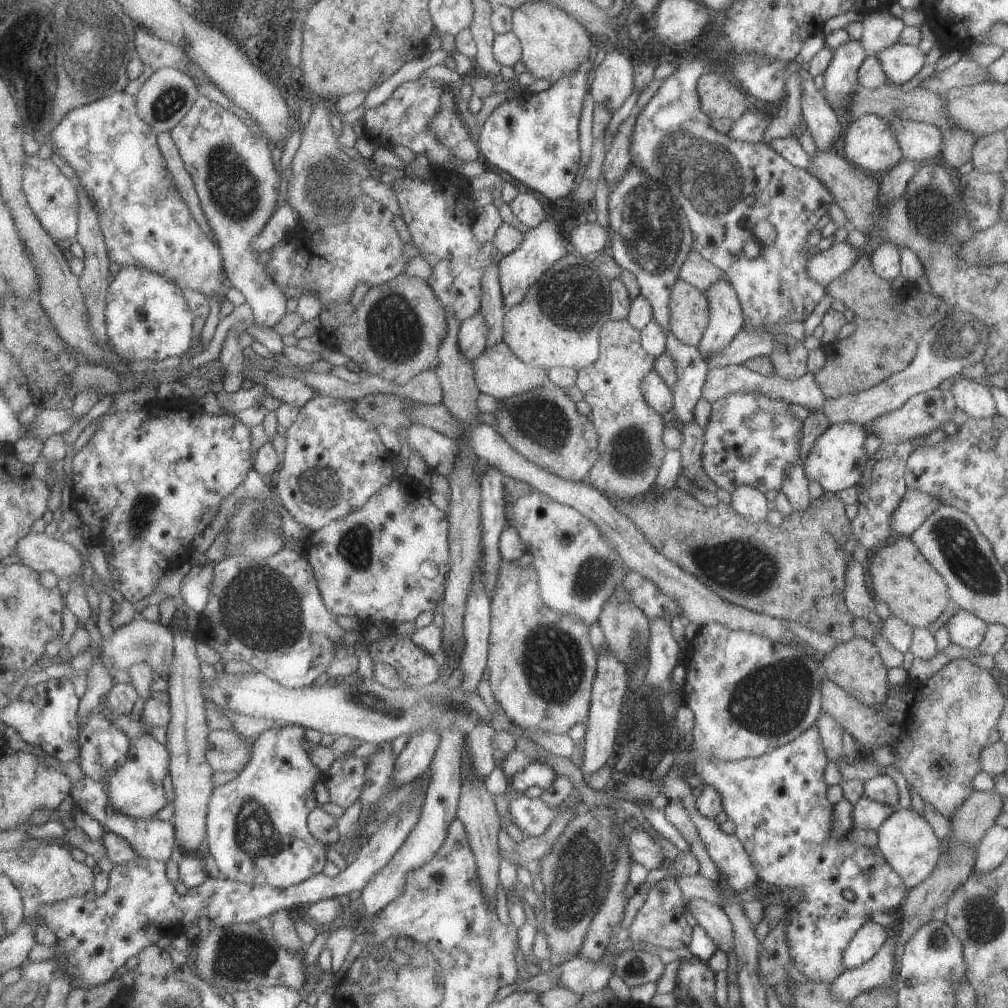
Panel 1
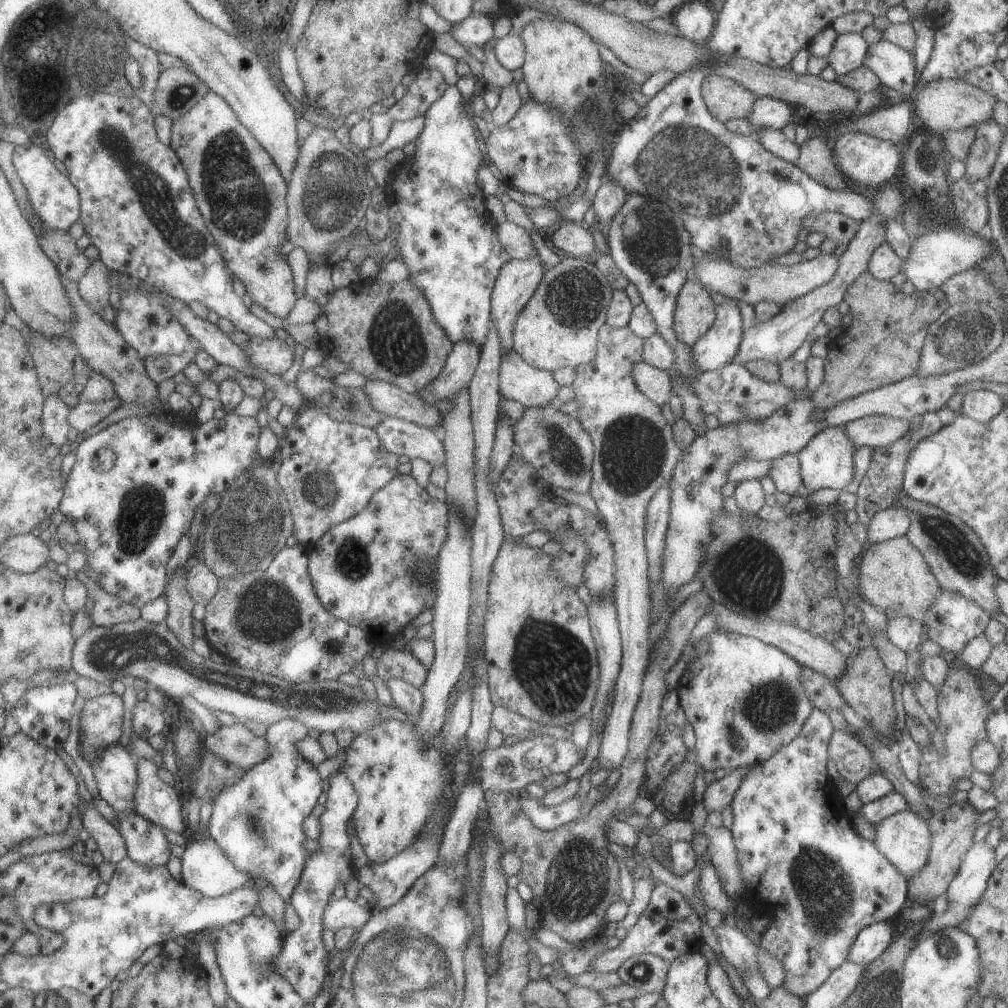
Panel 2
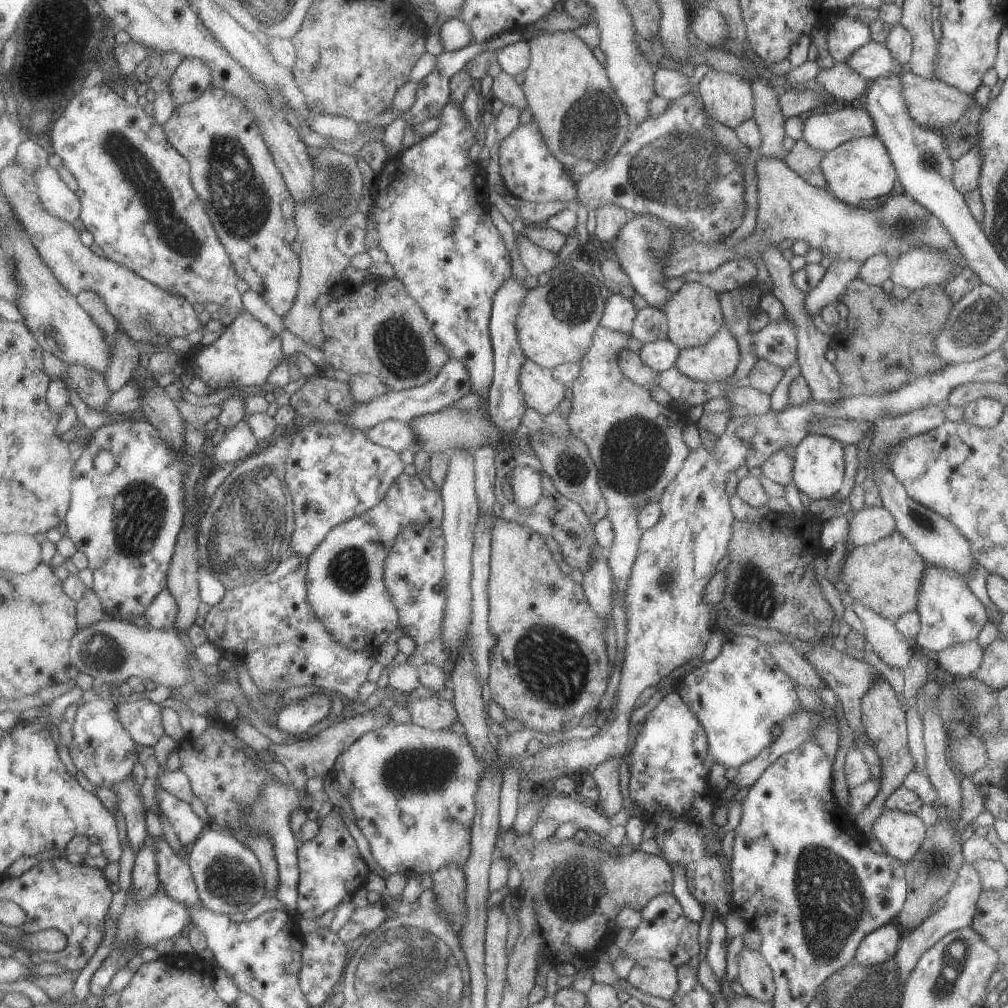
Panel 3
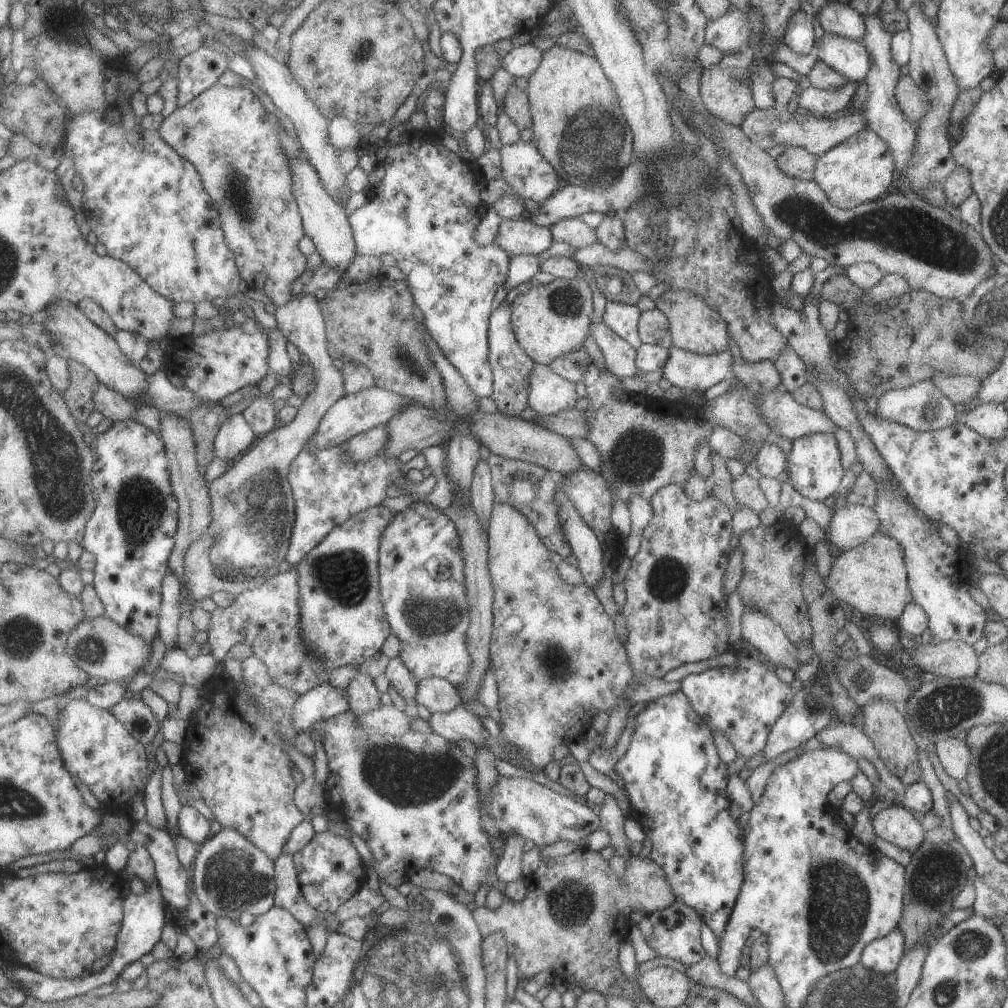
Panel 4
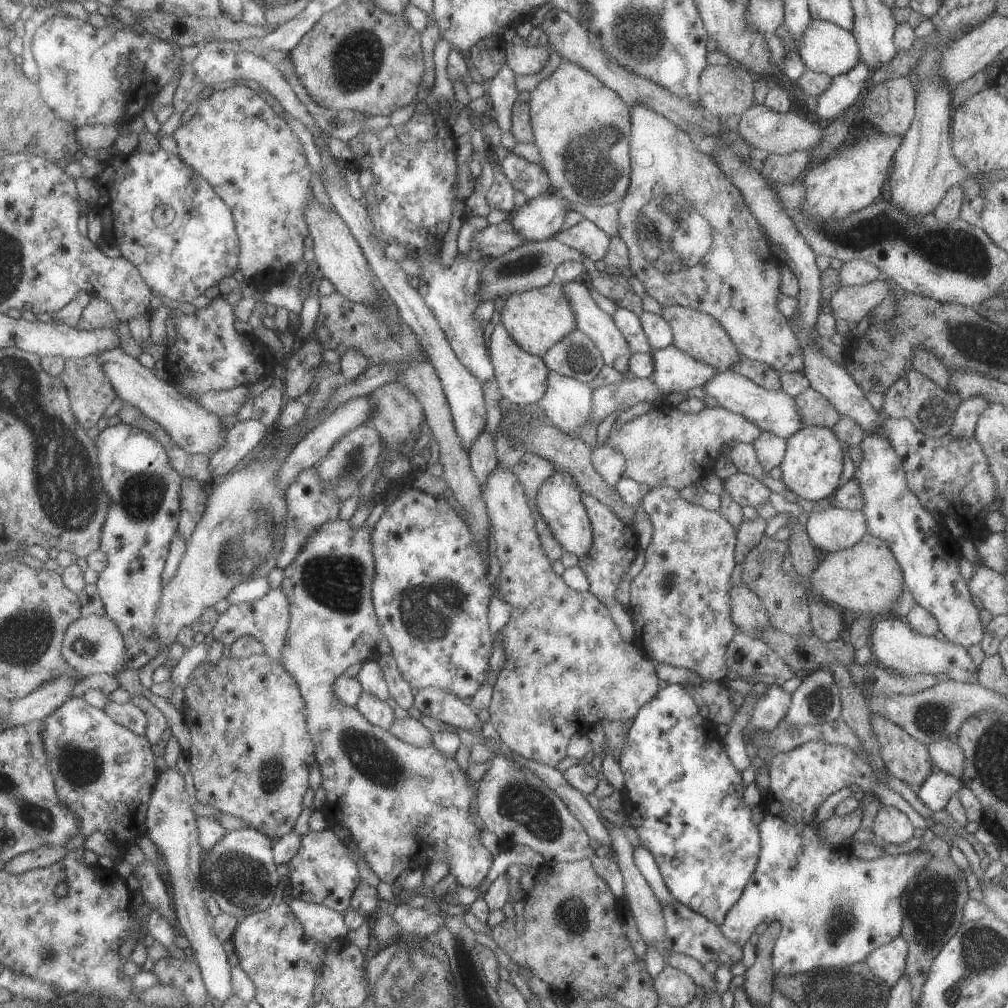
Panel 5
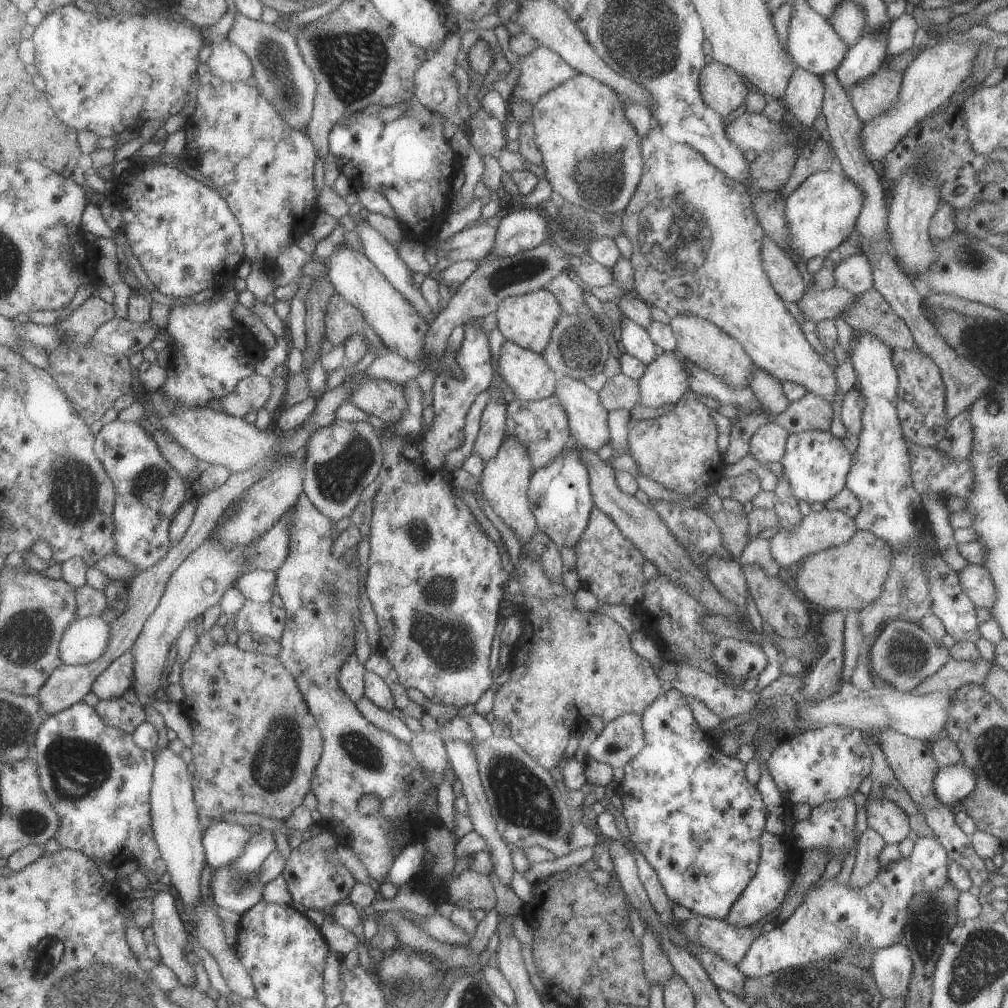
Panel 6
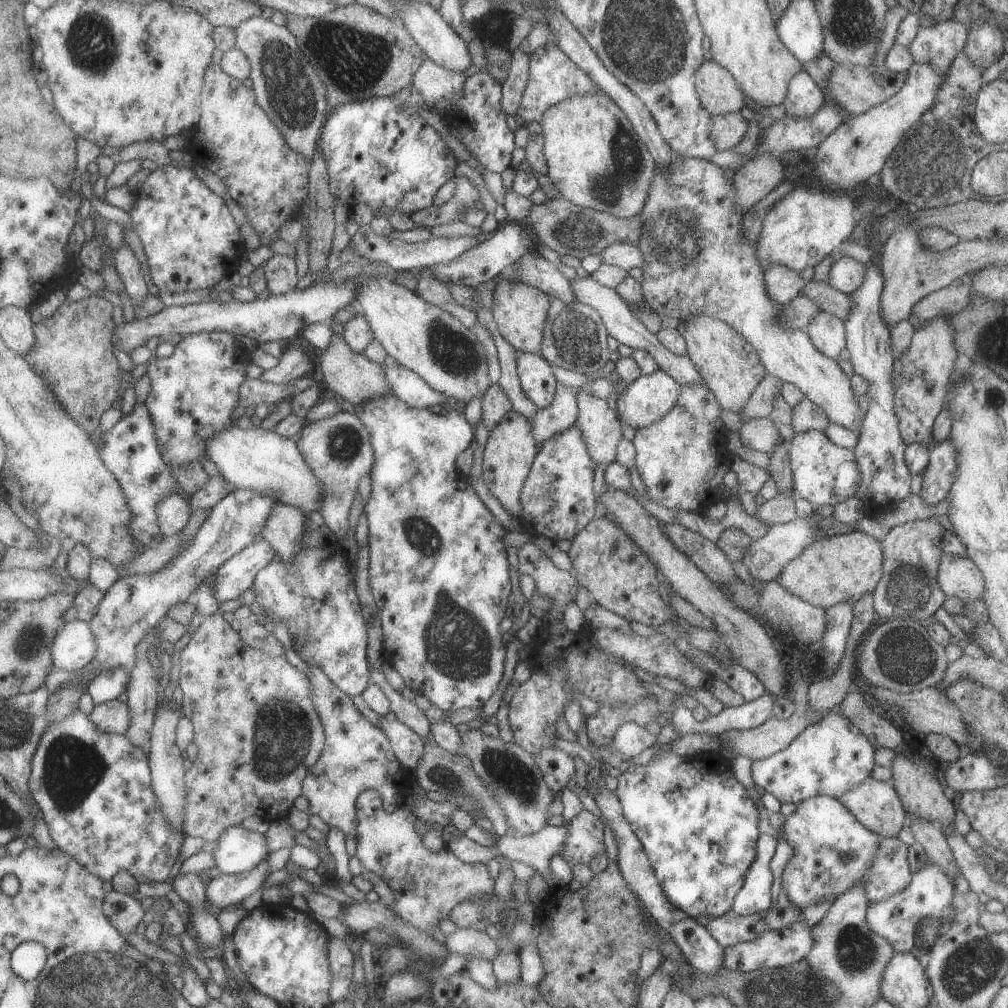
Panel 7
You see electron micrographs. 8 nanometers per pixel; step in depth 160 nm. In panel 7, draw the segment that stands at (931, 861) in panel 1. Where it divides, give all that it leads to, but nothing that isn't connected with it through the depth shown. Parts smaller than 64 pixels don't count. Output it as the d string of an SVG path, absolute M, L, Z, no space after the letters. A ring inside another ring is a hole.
M870 775L836 800L853 814L859 824L877 836L896 837L907 824L907 815L891 784L874 780Z

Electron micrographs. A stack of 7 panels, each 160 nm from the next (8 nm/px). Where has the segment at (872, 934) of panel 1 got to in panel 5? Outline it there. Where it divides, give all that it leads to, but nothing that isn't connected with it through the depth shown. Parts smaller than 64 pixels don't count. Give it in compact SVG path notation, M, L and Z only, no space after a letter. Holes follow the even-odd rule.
M901 936L877 946L864 961L869 971L890 988L904 976L906 946Z

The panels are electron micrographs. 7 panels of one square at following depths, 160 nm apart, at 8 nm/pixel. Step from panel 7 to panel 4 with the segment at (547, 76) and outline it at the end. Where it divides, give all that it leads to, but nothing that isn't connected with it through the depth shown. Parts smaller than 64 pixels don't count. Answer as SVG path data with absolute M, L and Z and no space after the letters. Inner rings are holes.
M532 43L515 46L503 56L502 68L514 78L528 79L535 72L535 68L539 66L541 54L542 52Z

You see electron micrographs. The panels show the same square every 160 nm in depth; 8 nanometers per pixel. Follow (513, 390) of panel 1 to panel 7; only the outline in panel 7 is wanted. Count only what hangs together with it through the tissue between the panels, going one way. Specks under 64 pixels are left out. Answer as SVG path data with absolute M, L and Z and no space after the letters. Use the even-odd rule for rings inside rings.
M577 389L575 400L578 412L574 425L581 432L589 458L594 464L616 463L615 446L623 429L616 410L611 410L605 400L594 398L582 389Z

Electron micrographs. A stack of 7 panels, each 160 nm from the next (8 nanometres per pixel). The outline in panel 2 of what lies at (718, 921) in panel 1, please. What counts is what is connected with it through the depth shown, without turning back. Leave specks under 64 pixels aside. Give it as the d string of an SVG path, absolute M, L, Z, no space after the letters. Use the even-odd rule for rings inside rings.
M722 922L713 929L718 940L720 954L735 968L748 994L754 1001L763 1000L769 993L769 985L758 969L758 948L743 931L735 930Z

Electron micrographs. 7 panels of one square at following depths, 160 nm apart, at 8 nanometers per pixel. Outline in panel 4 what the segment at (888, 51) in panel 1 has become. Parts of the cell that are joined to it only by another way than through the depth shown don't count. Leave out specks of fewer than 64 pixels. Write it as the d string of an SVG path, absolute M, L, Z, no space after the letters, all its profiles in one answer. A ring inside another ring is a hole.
M824 33L813 51L815 58L821 60L825 66L857 84L864 81L871 66L867 48L860 41L841 36Z

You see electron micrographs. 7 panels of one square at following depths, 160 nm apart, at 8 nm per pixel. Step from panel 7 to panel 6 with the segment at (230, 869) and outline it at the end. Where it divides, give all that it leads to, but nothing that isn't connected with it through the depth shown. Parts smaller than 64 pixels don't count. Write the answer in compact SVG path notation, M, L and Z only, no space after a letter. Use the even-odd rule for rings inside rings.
M231 821L207 822L202 834L202 847L211 870L228 867L252 837L249 830Z

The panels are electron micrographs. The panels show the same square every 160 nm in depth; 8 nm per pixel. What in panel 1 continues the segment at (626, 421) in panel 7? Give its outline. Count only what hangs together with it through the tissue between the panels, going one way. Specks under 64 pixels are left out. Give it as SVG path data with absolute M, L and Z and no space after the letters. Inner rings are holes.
M725 280L714 282L705 292L709 305L707 328L697 343L703 355L721 352L744 326L742 308L733 287Z

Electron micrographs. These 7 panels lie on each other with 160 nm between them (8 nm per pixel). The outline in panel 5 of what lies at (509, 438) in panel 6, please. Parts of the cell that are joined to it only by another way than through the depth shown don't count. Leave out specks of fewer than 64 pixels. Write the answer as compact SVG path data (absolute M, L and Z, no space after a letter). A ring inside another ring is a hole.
M496 466L493 472L485 478L485 484L480 486L480 490L485 502L489 524L493 529L493 540L495 541L495 550L493 552L500 567L494 584L495 595L501 600L505 600L513 608L511 614L509 614L507 624L499 630L501 632L501 644L503 644L504 666L493 685L488 714L491 725L493 725L499 738L513 754L519 754L526 760L541 762L543 765L554 768L560 760L566 757L566 747L572 736L576 733L582 733L581 730L587 728L585 724L589 724L591 729L595 723L601 720L613 722L632 721L635 718L635 714L637 714L637 710L642 708L649 700L652 700L653 696L658 692L657 686L659 686L659 682L657 682L657 674L654 673L654 663L641 652L634 642L629 644L623 642L623 638L621 638L613 620L611 620L607 608L591 592L576 592L568 588L565 582L561 580L561 576L553 572L551 562L549 562L545 552L541 549L541 544L535 531L535 520L531 516L529 504L527 504L525 494L523 494L523 488L521 488L519 480L515 478L515 474L511 470L507 470L507 468Z

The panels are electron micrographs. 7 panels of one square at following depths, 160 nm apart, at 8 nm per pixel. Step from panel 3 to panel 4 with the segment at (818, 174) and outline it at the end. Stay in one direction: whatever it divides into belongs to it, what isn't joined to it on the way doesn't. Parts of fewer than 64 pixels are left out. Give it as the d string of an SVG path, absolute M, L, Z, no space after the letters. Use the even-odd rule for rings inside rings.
M786 147L785 151L775 158L775 165L785 176L801 181L813 181L815 154L810 154L805 148Z

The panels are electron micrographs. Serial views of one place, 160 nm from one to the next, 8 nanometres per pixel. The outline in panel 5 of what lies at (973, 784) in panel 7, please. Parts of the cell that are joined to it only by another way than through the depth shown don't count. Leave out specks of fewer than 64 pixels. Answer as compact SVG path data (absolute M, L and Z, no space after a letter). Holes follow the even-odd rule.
M937 770L925 778L925 782L919 786L915 796L919 798L921 804L927 806L927 809L933 813L945 809L949 798L958 793L961 786L964 785L960 778L949 776L941 770Z

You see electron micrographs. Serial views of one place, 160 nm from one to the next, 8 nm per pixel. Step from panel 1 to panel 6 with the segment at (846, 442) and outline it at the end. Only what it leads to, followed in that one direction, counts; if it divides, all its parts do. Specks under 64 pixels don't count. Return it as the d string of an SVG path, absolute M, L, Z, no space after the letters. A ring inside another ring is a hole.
M812 430L788 434L784 453L779 461L782 464L782 474L787 477L796 499L805 500L809 504L814 502L823 504L846 486L846 476L851 466L851 457L852 454L843 446L843 443L831 435L829 431Z

